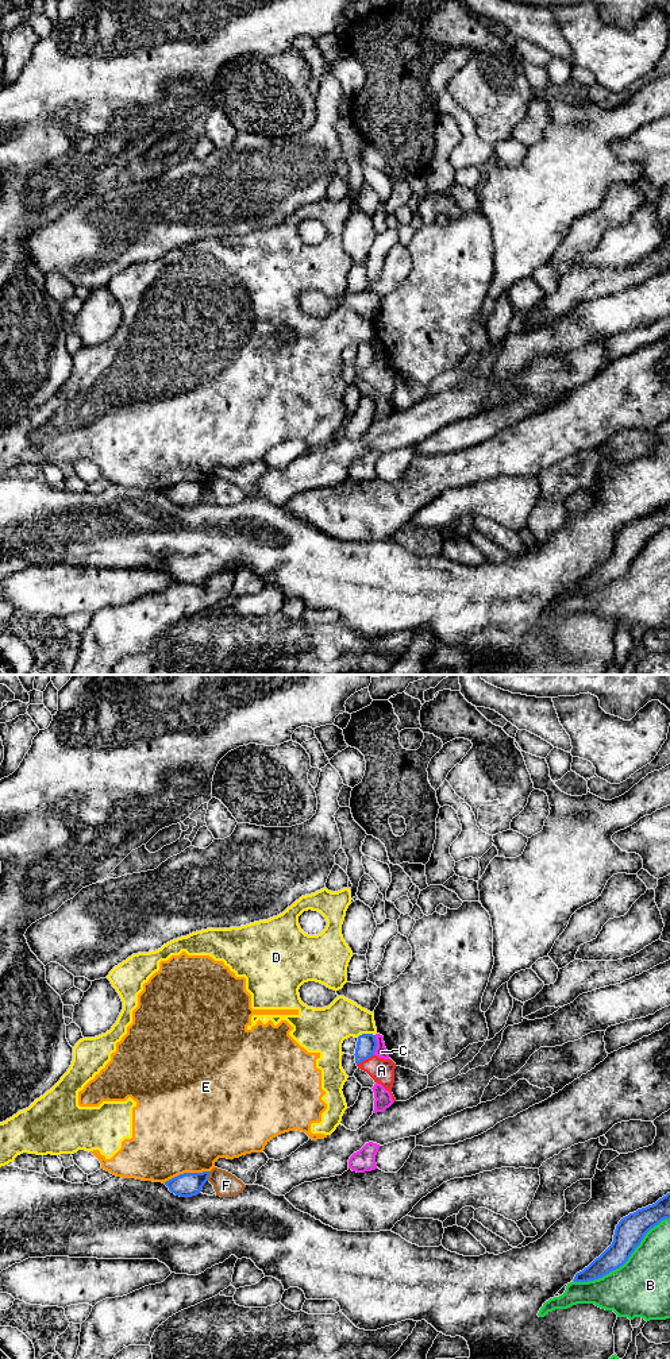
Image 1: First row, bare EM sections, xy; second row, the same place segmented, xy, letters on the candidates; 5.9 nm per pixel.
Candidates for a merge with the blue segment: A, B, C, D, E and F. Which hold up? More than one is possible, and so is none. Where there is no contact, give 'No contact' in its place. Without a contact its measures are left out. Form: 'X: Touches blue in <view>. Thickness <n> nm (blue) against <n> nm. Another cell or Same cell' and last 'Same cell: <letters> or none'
A: Touches blue in xy. Thickness 120 nm (blue) against 150 nm. Another cell
B: Touches blue in xy. Thickness 170 nm (blue) against 360 nm. Another cell
C: Touches blue in xy. Thickness 120 nm (blue) against 70 nm. Another cell
D: Touches blue in xy. Thickness 120 nm (blue) against 280 nm. Another cell
E: Touches blue in xy. Thickness 140 nm (blue) against 500 nm. Another cell
F: Touches blue in xy. Thickness 140 nm (blue) against 140 nm. Another cell
Same cell: none

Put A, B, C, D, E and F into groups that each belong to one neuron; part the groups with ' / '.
A / B / C / D E / F

